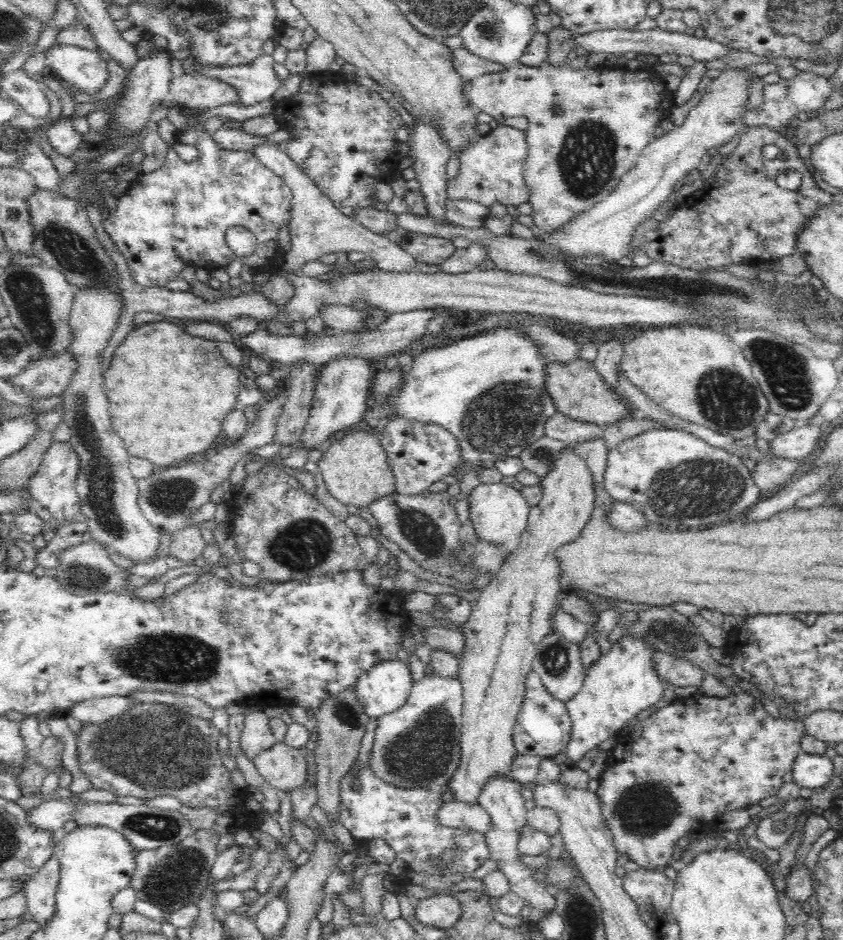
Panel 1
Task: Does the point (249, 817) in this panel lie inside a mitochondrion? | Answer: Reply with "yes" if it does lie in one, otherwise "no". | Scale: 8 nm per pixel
no

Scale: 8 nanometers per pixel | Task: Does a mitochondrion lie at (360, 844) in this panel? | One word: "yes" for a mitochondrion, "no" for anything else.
no

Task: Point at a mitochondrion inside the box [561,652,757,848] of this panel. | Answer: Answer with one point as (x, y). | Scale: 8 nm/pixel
(644, 808)

